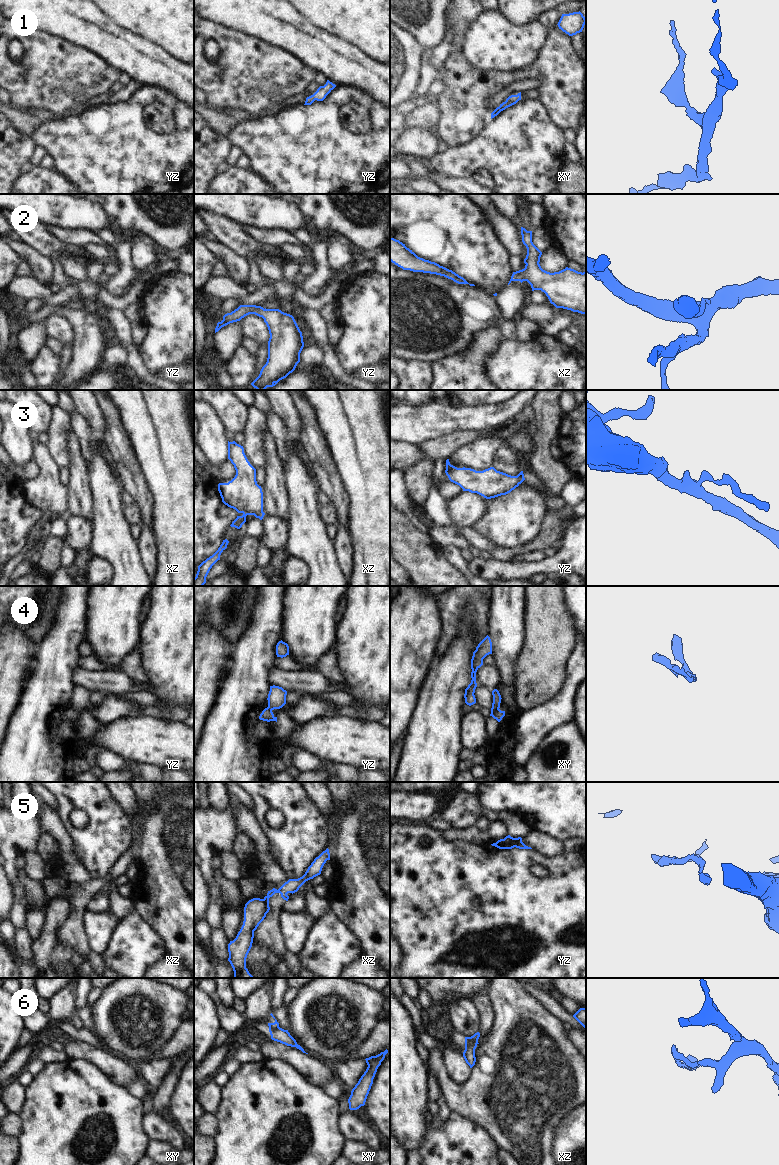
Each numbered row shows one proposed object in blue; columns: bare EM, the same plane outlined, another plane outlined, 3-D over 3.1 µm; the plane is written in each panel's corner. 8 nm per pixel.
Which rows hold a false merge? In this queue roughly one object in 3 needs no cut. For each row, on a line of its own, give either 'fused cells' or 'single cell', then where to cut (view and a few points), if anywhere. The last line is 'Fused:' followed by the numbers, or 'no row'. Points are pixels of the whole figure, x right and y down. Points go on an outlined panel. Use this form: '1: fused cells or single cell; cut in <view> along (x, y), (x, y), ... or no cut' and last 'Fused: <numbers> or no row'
1: single cell; no cut
2: single cell; no cut
3: single cell; no cut
4: fused cells; cut in xy along (499, 706), (491, 712)
5: fused cells; cut in xz along (263, 899), (267, 912)
6: fused cells; cut in xy along (279, 1027), (269, 1028)
Fused: 4, 5, 6

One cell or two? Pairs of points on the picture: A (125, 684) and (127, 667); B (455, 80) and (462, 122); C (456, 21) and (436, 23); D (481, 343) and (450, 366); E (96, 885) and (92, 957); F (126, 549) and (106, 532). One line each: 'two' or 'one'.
A: two
B: one
C: two
D: one
E: one
F: one

